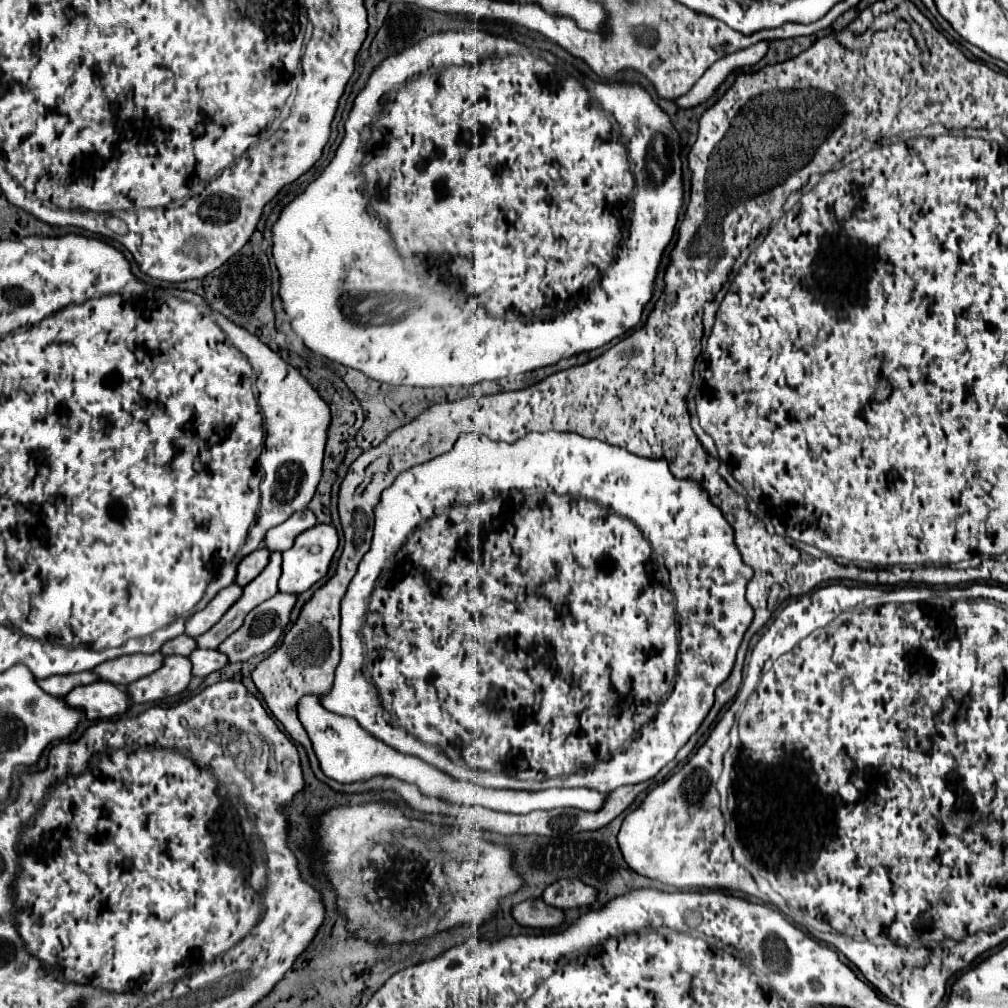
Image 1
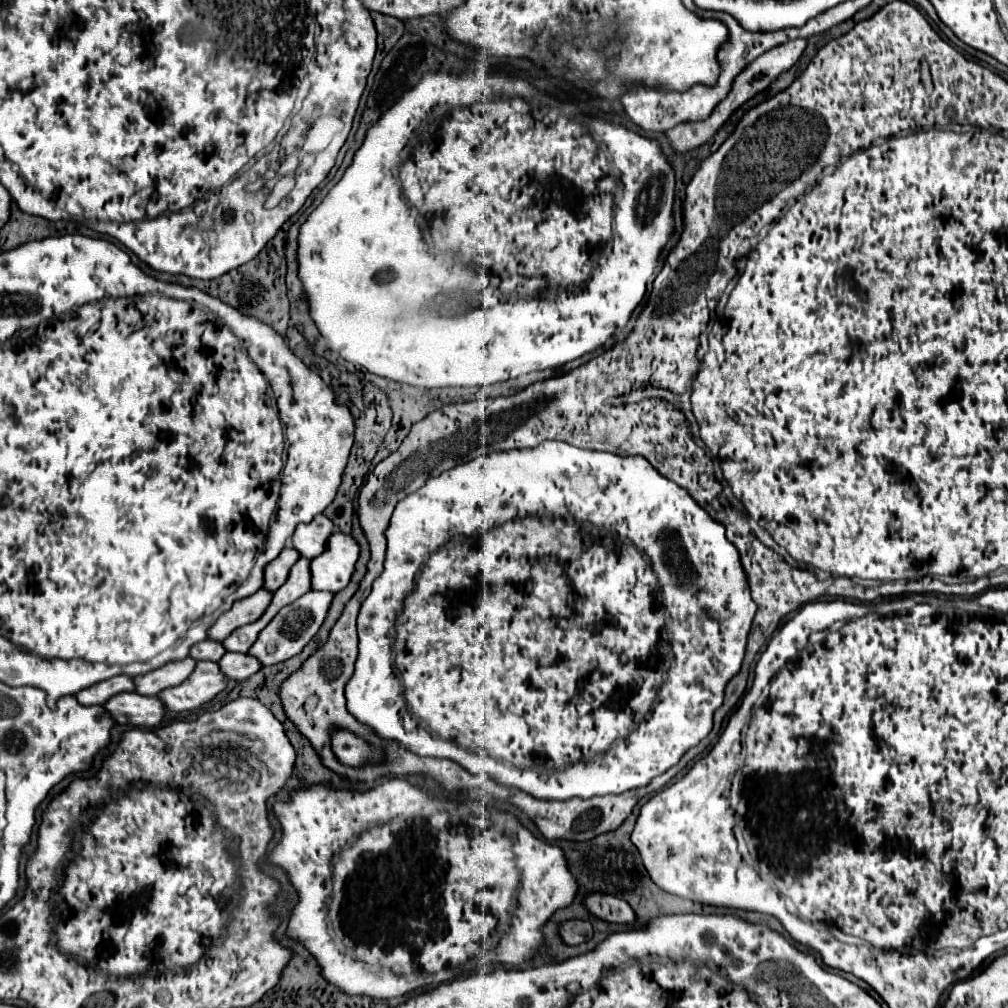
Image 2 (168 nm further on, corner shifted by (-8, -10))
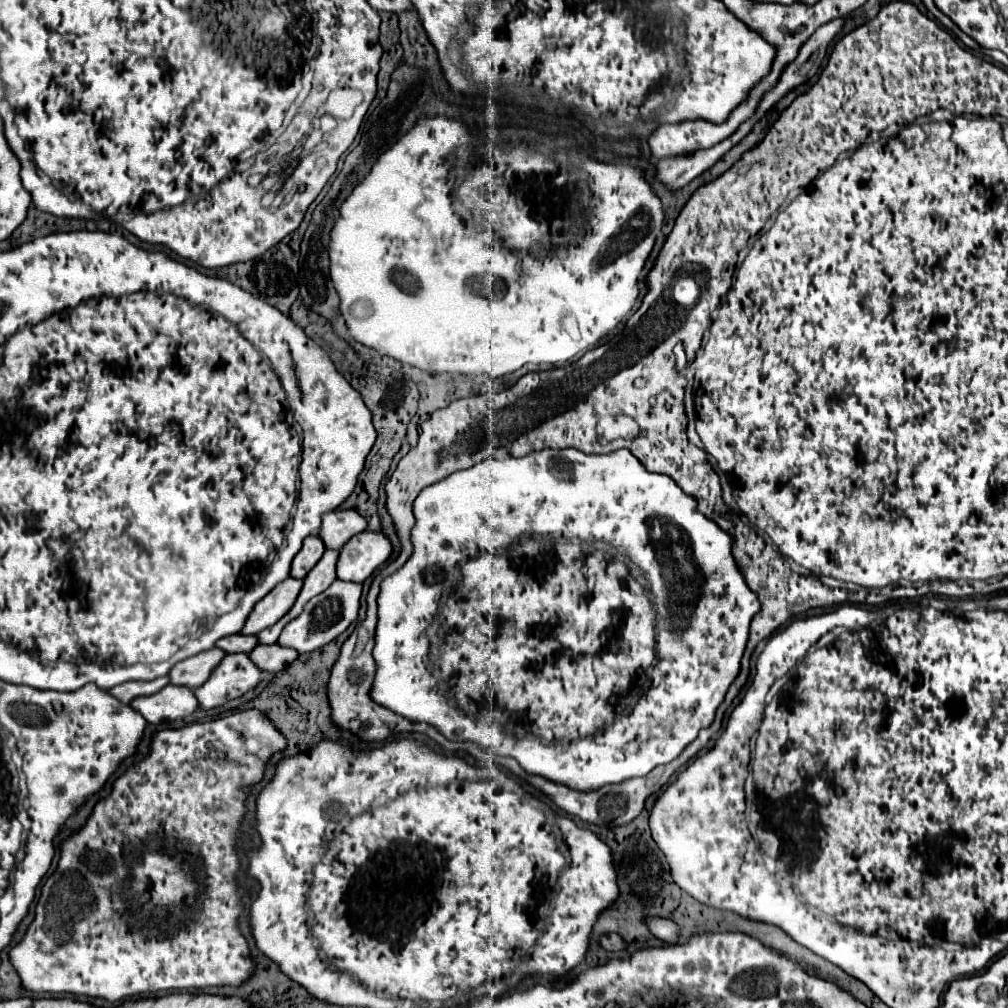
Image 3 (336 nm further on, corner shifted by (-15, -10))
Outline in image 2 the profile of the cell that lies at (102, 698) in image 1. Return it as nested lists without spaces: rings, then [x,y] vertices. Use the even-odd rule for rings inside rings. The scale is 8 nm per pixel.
[[[118,693],[104,707],[116,723],[146,729],[160,725],[166,713],[166,707],[158,697],[146,697],[140,693]]]

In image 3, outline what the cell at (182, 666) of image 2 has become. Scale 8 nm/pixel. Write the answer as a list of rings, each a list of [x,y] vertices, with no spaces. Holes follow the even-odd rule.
[[[209,649],[203,651],[195,657],[183,659],[181,663],[177,663],[171,673],[169,673],[169,683],[171,685],[189,685],[189,689],[195,689],[199,685],[203,685],[209,679],[209,673],[217,667],[217,663],[223,659],[223,651],[221,649]]]

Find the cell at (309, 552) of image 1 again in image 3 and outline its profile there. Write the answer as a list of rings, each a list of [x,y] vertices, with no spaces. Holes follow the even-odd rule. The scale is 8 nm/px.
[[[363,531],[351,537],[339,553],[337,579],[363,583],[391,553],[391,543],[383,533]]]

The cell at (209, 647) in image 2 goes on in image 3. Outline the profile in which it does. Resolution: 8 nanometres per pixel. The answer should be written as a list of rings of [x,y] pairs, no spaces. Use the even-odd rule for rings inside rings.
[[[231,635],[231,637],[223,637],[215,643],[217,649],[223,649],[225,653],[249,653],[253,647],[257,645],[257,639],[251,635]]]

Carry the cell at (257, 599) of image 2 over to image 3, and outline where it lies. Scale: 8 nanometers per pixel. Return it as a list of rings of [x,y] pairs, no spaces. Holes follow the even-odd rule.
[[[287,579],[281,581],[271,593],[267,593],[267,597],[263,597],[255,609],[249,613],[245,627],[239,631],[243,635],[255,635],[265,627],[271,627],[273,623],[277,623],[295,603],[295,597],[301,589],[301,579]]]

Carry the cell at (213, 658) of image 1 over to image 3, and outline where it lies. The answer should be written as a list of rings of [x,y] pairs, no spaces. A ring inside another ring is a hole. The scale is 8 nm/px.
[[[257,645],[249,655],[255,661],[255,665],[259,665],[261,671],[271,671],[271,673],[285,669],[297,657],[293,649],[285,649],[279,645]]]

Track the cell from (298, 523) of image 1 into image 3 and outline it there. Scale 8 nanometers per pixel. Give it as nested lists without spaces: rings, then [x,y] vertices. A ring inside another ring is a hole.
[[[331,511],[323,515],[319,539],[327,549],[341,549],[353,535],[367,529],[367,521],[355,511]]]

